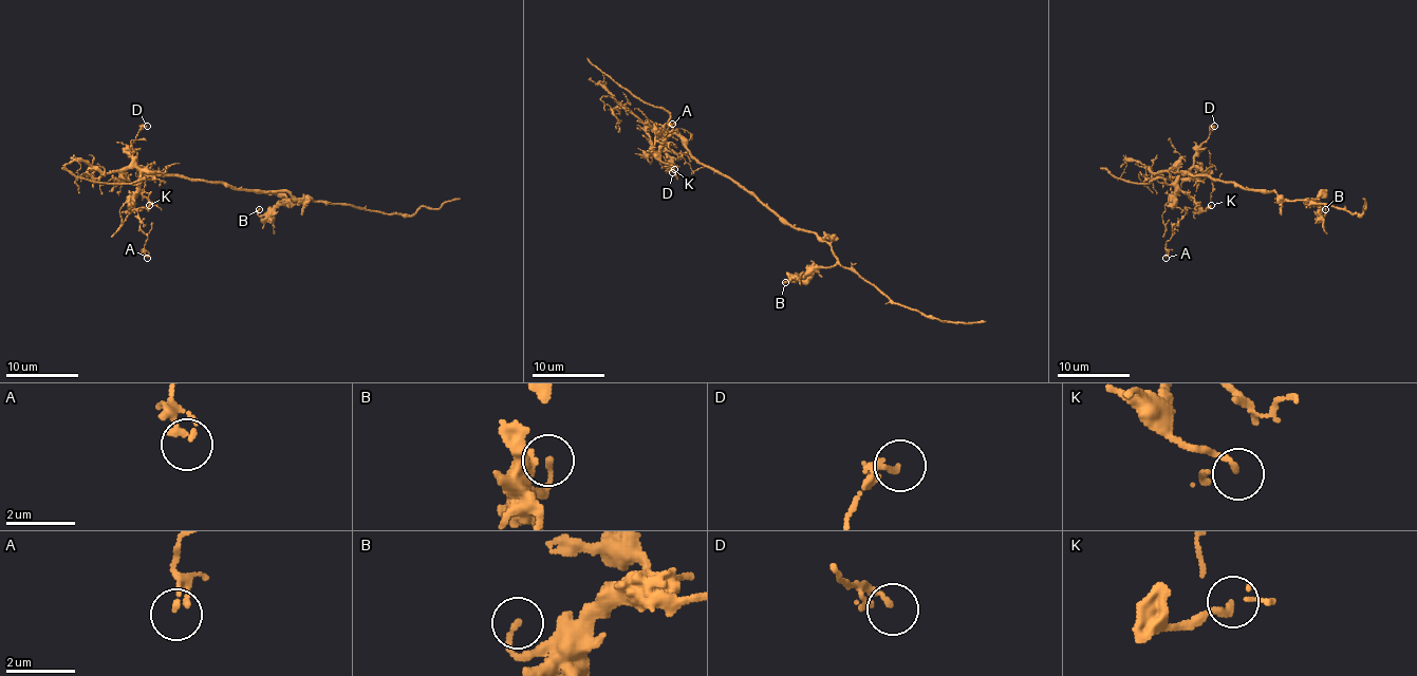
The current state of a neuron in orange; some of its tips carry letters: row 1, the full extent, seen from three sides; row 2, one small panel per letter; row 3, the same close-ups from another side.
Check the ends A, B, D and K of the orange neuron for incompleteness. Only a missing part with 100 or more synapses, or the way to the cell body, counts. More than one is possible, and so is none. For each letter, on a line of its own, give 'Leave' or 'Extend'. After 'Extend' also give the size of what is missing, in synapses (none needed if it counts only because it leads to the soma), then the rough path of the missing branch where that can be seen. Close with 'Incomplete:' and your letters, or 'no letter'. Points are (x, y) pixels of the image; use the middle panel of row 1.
A: Leave
B: Leave
D: Leave
K: Leave
Incomplete: no letter

